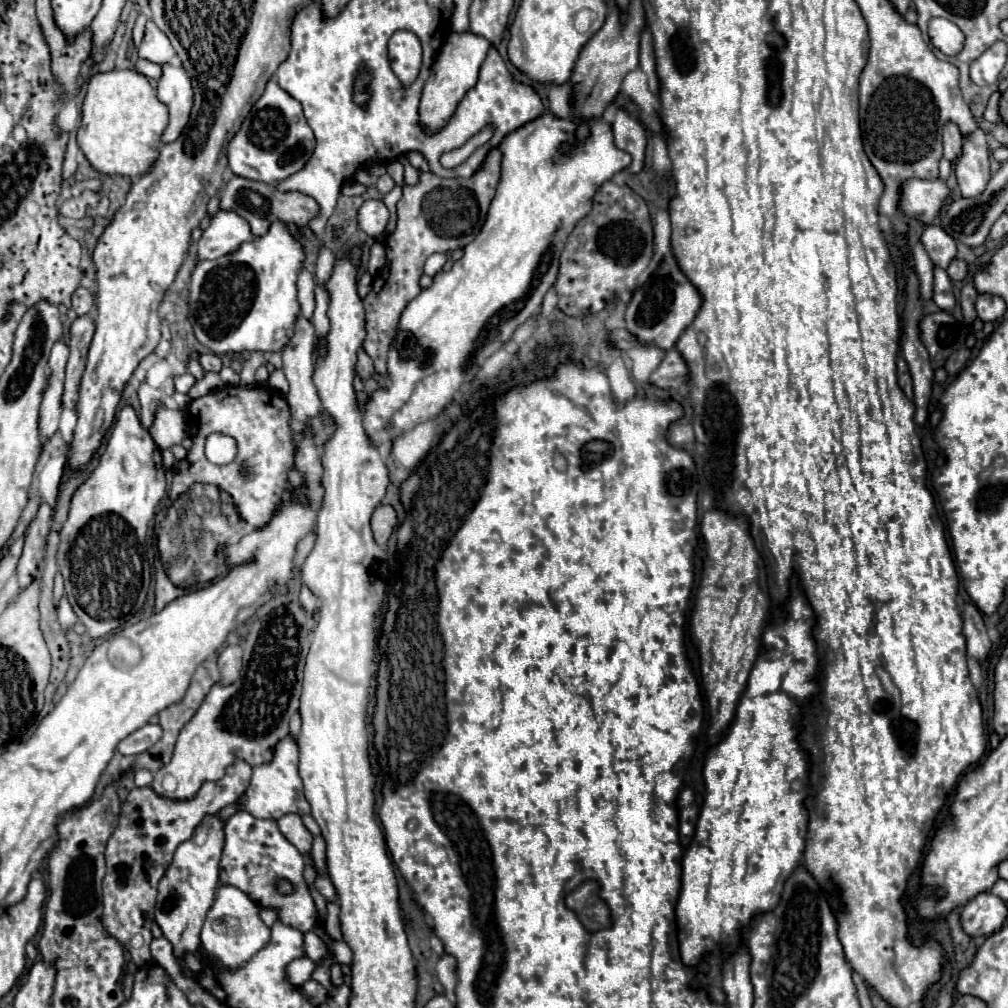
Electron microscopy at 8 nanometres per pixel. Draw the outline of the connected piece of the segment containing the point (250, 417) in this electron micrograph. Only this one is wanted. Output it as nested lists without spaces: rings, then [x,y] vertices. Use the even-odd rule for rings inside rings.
[[[222,386],[206,396],[190,400],[186,406],[188,434],[192,438],[192,448],[184,460],[174,462],[172,466],[172,485],[168,491],[171,501],[176,500],[190,484],[216,484],[226,490],[240,512],[240,518],[259,529],[270,522],[276,512],[276,506],[282,500],[286,488],[286,474],[292,464],[294,446],[290,440],[290,410],[284,400],[272,388],[240,388],[240,386]],[[212,432],[230,434],[238,442],[238,456],[228,466],[216,466],[204,456],[204,440]]]

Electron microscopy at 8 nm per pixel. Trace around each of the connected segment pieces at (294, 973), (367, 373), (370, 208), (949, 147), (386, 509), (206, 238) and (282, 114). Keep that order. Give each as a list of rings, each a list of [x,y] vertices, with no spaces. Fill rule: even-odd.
[[[298,958],[288,966],[288,980],[294,986],[302,986],[306,980],[310,980],[312,972],[316,970],[316,962],[312,962],[310,958]]]
[[[364,350],[358,352],[358,364],[356,364],[356,370],[358,370],[358,376],[360,376],[362,382],[366,382],[366,380],[372,376],[372,372],[374,372],[372,358],[370,358]]]
[[[366,200],[358,210],[358,228],[378,238],[388,224],[388,208],[380,200]]]
[[[946,124],[944,126],[944,158],[954,162],[960,152],[962,152],[962,134],[956,128],[956,124]]]
[[[378,506],[374,510],[370,526],[372,526],[372,532],[374,532],[376,544],[384,546],[388,542],[388,538],[392,536],[394,528],[396,528],[396,512],[392,510],[392,506]]]
[[[218,212],[198,240],[198,260],[216,260],[238,250],[242,242],[252,240],[250,226],[236,212]]]
[[[272,78],[260,100],[246,116],[242,128],[228,144],[228,164],[238,176],[276,184],[302,170],[308,158],[312,156],[314,146],[314,132],[302,114],[300,102],[294,100],[288,92],[284,92]]]

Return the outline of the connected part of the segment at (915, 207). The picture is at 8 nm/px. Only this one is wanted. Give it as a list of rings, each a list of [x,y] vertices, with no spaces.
[[[908,180],[902,188],[902,212],[906,218],[916,218],[924,224],[932,224],[940,214],[944,202],[952,196],[946,180]]]

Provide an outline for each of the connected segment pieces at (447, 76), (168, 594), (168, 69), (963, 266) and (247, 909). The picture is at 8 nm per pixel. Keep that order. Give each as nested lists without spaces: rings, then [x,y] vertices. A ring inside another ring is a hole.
[[[452,32],[448,42],[442,48],[442,54],[438,56],[438,60],[432,66],[430,78],[424,84],[424,92],[420,98],[420,128],[426,134],[436,134],[438,130],[442,130],[446,126],[446,122],[452,118],[452,114],[456,112],[458,102],[464,98],[464,94],[478,82],[478,72],[480,66],[490,50],[490,42],[482,36],[476,36],[472,32],[466,34],[456,34]]]
[[[160,560],[154,562],[154,568],[156,568],[156,590],[154,590],[156,602],[154,602],[154,612],[160,612],[166,604],[170,604],[170,602],[176,600],[178,596],[182,596],[184,590],[178,588],[178,586],[174,586],[174,584],[170,582],[170,578],[166,576]]]
[[[162,64],[162,76],[158,80],[156,96],[170,110],[170,124],[162,134],[162,142],[174,142],[182,128],[188,124],[190,110],[194,104],[194,90],[190,84],[190,76],[182,66]]]
[[[952,260],[952,264],[948,266],[948,276],[952,278],[952,280],[964,280],[966,276],[968,276],[968,264],[964,262],[964,260]]]
[[[220,884],[214,894],[214,904],[210,906],[210,912],[206,914],[204,926],[202,926],[202,946],[204,950],[218,958],[224,968],[236,970],[246,960],[250,960],[258,950],[266,946],[270,940],[270,928],[260,920],[260,908],[254,900],[248,898],[240,888]]]

